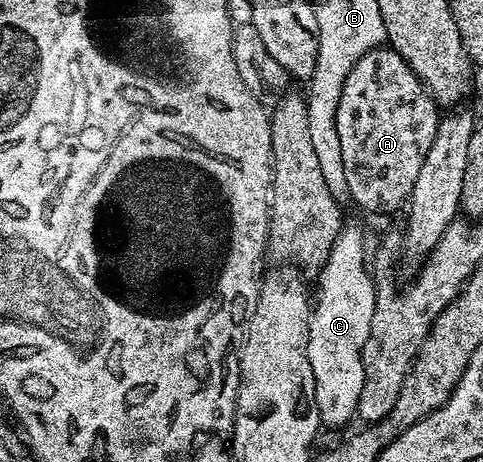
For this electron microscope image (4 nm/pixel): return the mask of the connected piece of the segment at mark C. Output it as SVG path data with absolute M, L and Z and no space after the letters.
M343 227L321 276L318 301L313 301L310 313L306 353L314 375L318 413L323 425L329 426L355 419L360 390L364 388L362 351L364 342L368 342L368 330L372 330L372 314L376 310L374 278L368 267L367 253L366 256L362 253L362 236L356 229Z

